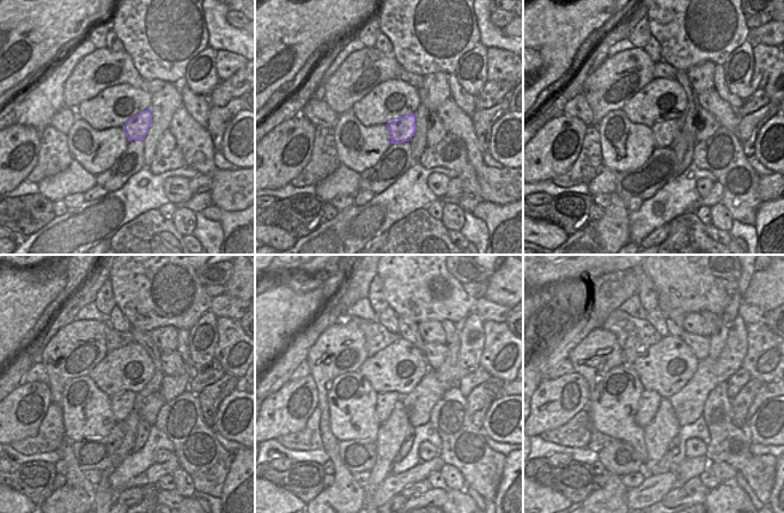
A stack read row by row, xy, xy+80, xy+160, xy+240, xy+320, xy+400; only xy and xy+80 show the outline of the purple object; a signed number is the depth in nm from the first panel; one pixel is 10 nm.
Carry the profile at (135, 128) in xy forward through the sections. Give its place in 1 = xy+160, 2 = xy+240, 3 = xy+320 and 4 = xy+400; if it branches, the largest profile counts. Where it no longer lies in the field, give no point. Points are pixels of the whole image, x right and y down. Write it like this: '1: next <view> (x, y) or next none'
1: next xy+160 (663, 132)
2: next xy+240 (121, 404)
3: next xy+320 (386, 402)
4: next xy+400 (649, 402)

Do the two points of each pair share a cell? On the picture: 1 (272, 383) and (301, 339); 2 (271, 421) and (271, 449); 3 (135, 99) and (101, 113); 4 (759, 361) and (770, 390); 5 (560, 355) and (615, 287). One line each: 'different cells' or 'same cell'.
1: same cell
2: different cells
3: same cell
4: different cells
5: same cell

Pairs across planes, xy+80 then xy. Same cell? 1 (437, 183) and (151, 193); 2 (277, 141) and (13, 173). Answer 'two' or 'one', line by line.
1: two
2: one

